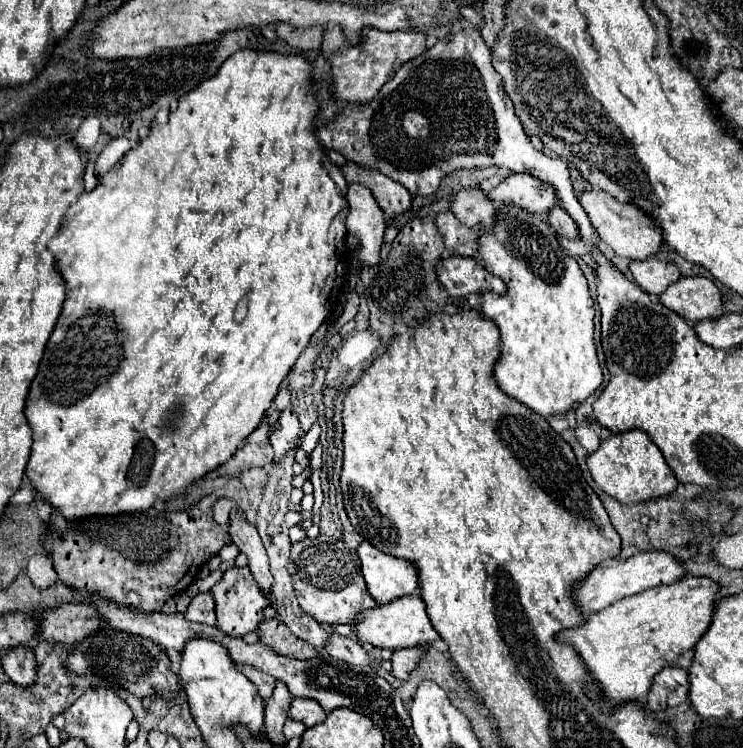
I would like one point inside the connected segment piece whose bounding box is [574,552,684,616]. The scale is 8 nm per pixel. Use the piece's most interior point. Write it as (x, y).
(607, 584)

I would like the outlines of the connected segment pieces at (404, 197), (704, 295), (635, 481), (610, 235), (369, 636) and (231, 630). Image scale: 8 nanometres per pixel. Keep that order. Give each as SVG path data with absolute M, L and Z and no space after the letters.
M352 162L344 164L342 172L348 182L358 182L372 190L378 206L384 212L386 226L396 226L396 218L412 208L410 192L384 174L366 174L366 170L358 170L358 166L354 166Z
M680 278L662 296L660 302L688 322L722 316L722 296L710 278Z
M628 430L608 436L600 442L600 448L586 458L586 464L594 482L620 504L640 504L646 500L656 500L672 494L678 486L678 480L664 462L662 452L644 430Z
M588 190L580 196L580 204L586 210L586 214L592 220L592 226L596 228L598 236L622 258L632 258L632 260L646 260L654 256L660 250L662 244L662 230L656 228L656 224L636 206L632 204L622 204L610 194L602 190Z
M410 594L390 604L376 606L372 610L362 610L352 626L356 632L356 640L362 644L370 644L374 648L390 648L390 650L414 648L414 646L424 646L440 638L438 632L432 630L432 624L430 624L430 618L426 614L420 594Z
M230 568L224 572L222 580L212 588L212 596L216 600L216 626L228 636L244 636L258 628L264 620L262 608L268 606L266 596L258 590L248 568Z

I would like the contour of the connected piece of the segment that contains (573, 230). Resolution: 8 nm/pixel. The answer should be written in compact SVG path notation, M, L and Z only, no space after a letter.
M556 206L556 208L548 214L548 222L550 222L550 226L554 226L554 230L556 230L560 236L564 236L564 238L568 238L568 240L578 240L578 238L580 238L576 222L574 222L574 220L568 216L568 212L562 210L560 206Z

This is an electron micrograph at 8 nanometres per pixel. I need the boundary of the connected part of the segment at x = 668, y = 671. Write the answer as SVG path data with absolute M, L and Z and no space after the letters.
M676 666L662 668L654 680L646 698L646 708L650 712L666 710L668 706L682 704L688 698L688 672Z

